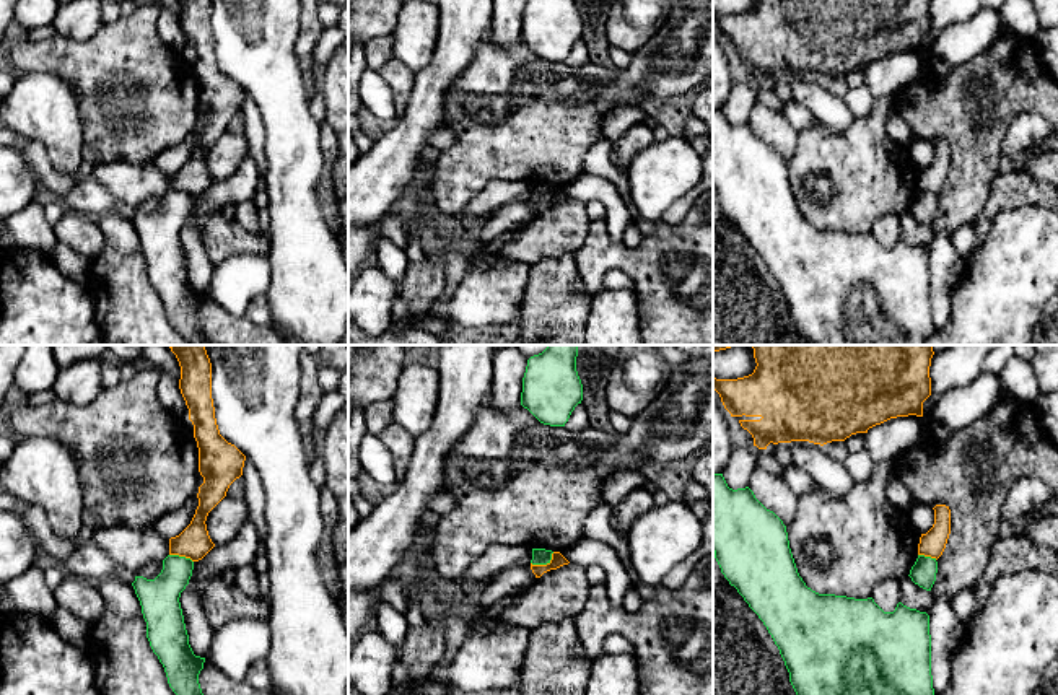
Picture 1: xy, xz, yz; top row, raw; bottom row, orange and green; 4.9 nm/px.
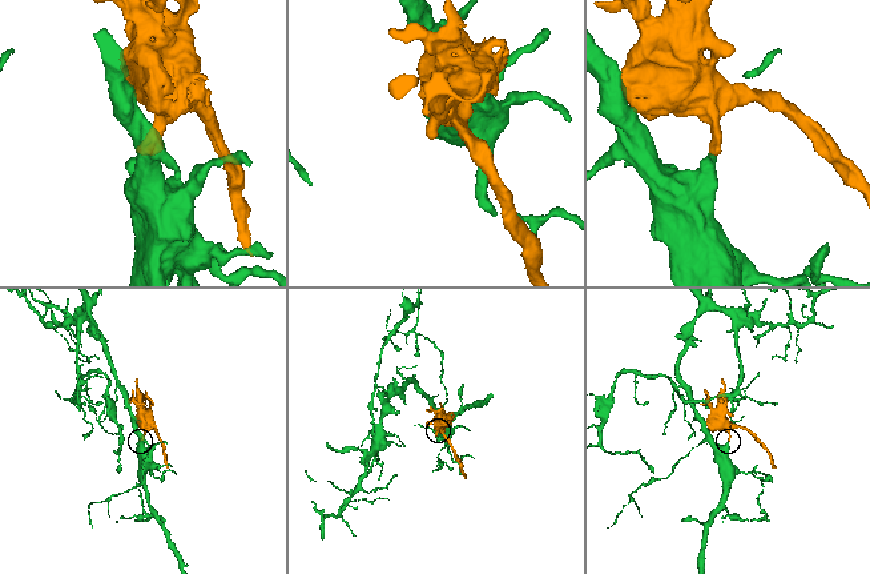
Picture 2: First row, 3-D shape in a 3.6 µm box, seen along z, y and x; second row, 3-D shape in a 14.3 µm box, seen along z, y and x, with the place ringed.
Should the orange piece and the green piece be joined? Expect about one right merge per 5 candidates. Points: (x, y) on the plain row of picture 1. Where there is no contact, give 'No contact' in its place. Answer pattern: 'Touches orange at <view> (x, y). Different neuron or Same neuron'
Touches orange at xz (544, 201). Different neuron

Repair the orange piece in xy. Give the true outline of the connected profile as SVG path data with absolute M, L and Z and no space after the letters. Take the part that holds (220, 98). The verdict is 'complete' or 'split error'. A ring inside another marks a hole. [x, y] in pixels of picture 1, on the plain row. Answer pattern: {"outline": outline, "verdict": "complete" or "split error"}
{"outline": "M212 0L179 2L179 24L194 60L203 119L199 122L199 142L190 160L169 174L169 190L199 197L215 182L207 166L207 151L226 132L230 120L243 111L246 91L220 70L212 34Z", "verdict": "complete"}

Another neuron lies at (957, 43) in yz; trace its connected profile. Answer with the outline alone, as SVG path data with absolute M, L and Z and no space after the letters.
M981 7L972 18L936 34L931 52L952 65L965 63L998 37L1001 23L999 11Z

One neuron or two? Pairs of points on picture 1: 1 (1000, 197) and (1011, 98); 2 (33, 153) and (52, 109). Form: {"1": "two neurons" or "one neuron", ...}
{"1": "two neurons", "2": "two neurons"}

